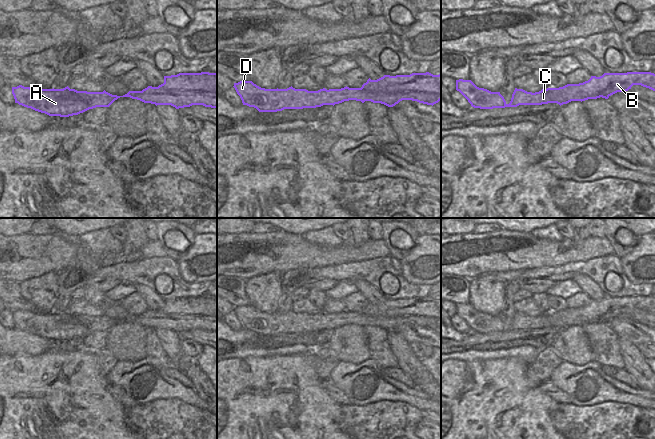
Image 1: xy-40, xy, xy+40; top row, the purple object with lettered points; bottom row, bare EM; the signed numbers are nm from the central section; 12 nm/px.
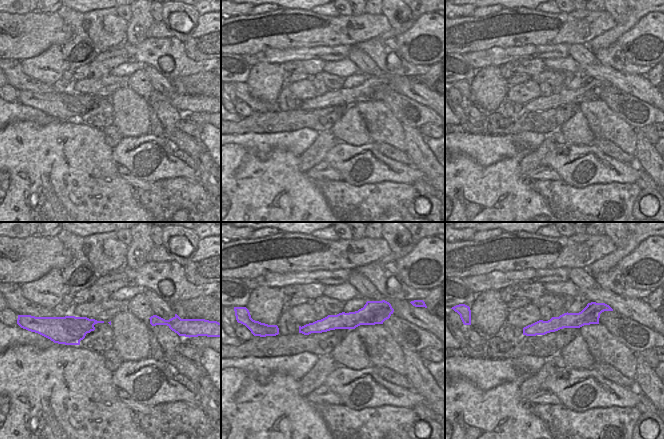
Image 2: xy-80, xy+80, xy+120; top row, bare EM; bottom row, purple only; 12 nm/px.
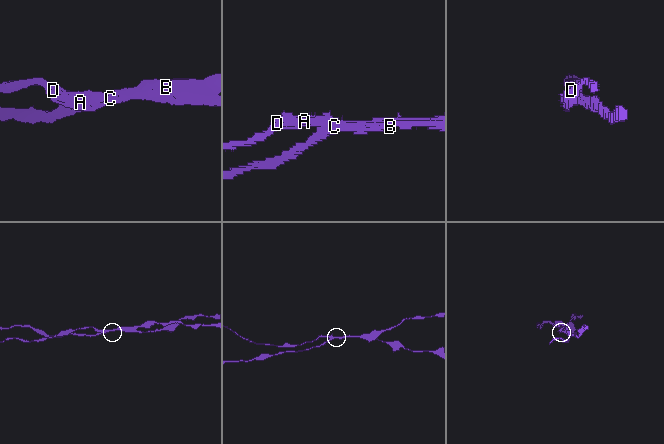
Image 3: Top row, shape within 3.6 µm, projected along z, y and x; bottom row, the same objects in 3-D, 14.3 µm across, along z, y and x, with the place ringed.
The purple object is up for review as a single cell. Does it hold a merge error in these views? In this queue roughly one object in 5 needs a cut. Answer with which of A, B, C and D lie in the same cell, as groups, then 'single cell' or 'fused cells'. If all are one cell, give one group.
A C D / B | fused cells

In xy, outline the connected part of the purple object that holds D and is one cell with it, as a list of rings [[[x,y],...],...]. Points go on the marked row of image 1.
[[[240,81],[233,86],[240,96],[243,105],[256,108],[259,112],[277,112],[284,109],[316,108],[323,105],[335,105],[344,101],[356,100],[364,103],[371,101],[393,107],[402,100],[434,105],[441,100],[438,93],[429,92],[366,92],[358,88],[346,91],[329,91],[325,88],[318,91],[295,89],[265,89],[252,81]]]

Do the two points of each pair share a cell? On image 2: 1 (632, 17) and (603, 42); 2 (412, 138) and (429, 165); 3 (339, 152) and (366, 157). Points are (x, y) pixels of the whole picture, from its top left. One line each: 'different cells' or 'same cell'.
1: same cell
2: same cell
3: same cell

